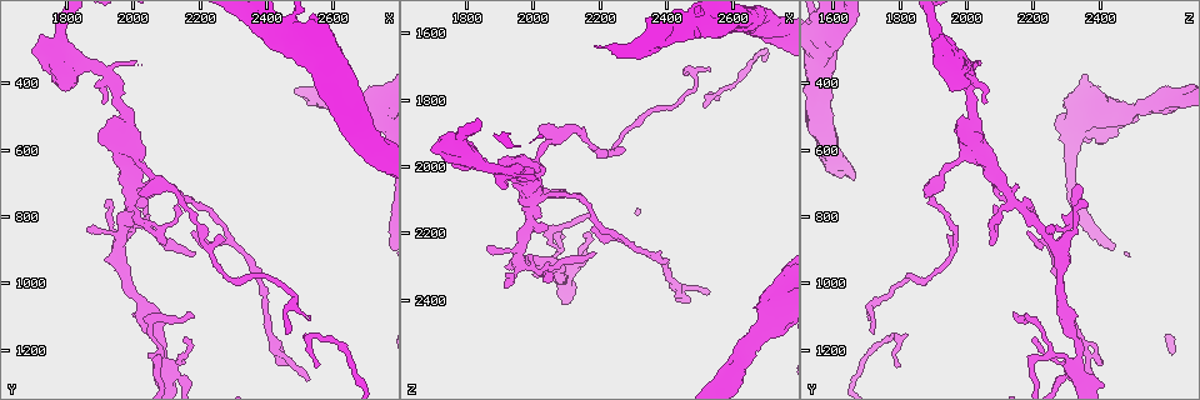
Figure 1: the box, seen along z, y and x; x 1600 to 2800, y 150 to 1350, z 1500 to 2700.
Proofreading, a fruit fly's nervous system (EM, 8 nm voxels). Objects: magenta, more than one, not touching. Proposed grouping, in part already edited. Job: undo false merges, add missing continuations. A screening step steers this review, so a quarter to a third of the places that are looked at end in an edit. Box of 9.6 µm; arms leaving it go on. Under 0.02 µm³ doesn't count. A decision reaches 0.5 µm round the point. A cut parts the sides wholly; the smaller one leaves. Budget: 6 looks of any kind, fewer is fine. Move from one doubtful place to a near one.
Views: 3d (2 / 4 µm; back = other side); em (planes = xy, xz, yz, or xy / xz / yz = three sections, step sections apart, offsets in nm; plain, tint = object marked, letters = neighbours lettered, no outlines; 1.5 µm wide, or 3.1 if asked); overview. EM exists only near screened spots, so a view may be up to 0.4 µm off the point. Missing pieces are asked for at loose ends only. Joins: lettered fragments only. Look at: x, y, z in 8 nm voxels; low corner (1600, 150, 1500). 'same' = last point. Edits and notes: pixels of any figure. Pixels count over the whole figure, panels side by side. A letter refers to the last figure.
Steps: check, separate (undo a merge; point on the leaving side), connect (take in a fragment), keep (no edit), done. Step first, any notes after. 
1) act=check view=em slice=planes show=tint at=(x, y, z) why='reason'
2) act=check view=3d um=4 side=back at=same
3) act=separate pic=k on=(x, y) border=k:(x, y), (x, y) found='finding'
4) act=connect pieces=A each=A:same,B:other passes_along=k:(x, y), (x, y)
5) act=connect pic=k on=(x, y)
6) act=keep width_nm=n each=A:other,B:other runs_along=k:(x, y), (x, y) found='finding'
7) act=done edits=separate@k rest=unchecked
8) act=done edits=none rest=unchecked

act=check view=em slice=planes show=letters at=(2030, 730, 1890)

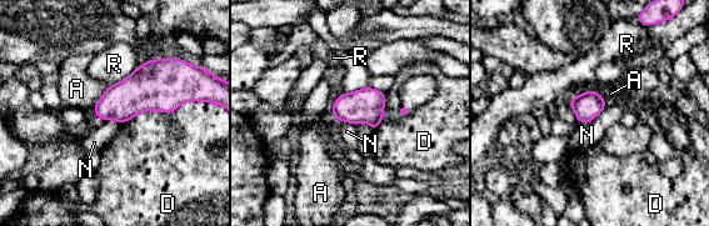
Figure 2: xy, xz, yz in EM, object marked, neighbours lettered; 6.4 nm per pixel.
act=keep each=A:other,D:other,N:other,R:other border=2:(607, 104), (598, 115), (583, 124) found='no lettered fragment goes on from it'

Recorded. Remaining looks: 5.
act=check view=em slice=planes show=tint at=(2710, 480, 2460) why='thick turns thin'

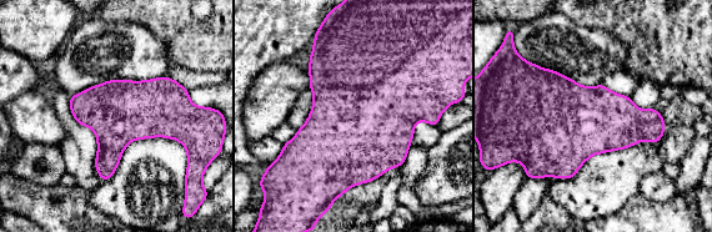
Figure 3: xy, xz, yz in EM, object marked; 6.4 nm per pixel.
act=check view=em slice=planes show=letters at=same

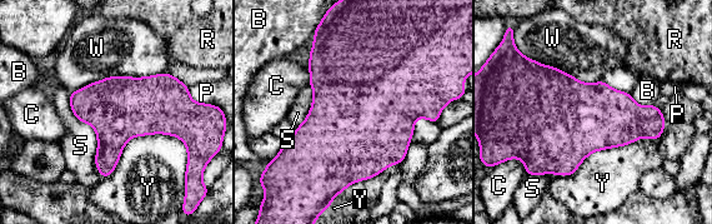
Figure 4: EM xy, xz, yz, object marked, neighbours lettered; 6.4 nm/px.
act=keep width_nm=420 each=B:other,C:other,P:other,R:other,S:other,W:other,Y:other found='all the same neuron'

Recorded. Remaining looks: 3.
act=check view=3d um=2 side=back at=(2150, 1160, 2200) why='free end'

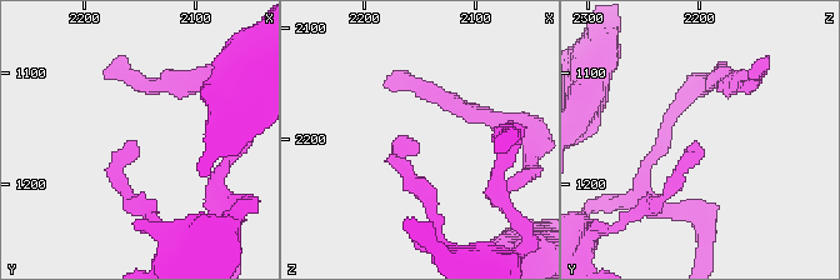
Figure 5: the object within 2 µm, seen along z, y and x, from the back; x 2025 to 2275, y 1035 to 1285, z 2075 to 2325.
act=check view=em slice=planes show=letters at=(2152, 1168, 2208)

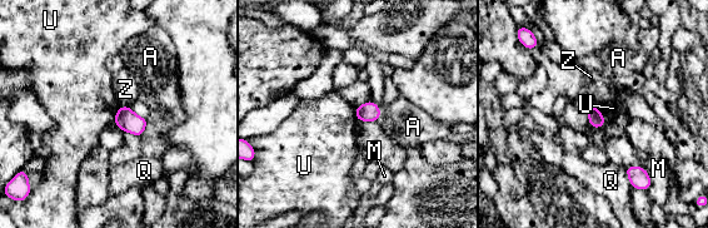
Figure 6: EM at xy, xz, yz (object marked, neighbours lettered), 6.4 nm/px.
act=keep longest_contact=Q:140nm each=A:other,M:other,Q:other,U:other,Z:other found='none of them fits'

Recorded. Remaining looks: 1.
act=done edits=none rest=unchecked

